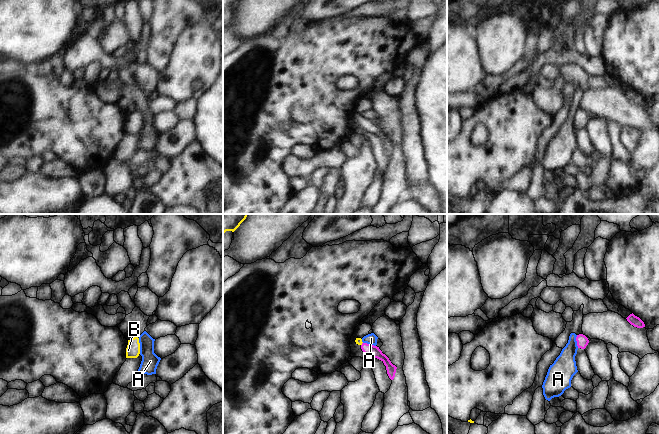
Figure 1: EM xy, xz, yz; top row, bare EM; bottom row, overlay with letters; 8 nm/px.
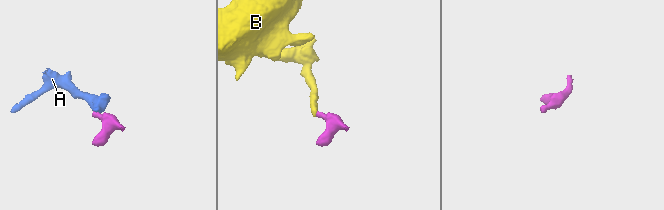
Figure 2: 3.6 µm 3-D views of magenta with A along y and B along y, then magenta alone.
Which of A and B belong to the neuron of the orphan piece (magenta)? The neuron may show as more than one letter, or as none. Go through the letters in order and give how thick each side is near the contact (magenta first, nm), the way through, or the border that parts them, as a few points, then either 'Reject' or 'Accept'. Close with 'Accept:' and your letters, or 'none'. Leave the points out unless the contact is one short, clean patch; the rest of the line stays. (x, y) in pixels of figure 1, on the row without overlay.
A: Thickness 100 nm (magenta) against 80 nm. Boundary: xz (363, 118), (375, 122). Reject
B: Thickness 100 nm (magenta) against 50 nm. Path across: xz (370, 126), (362, 120), (358, 117). Accept
Accept: B

